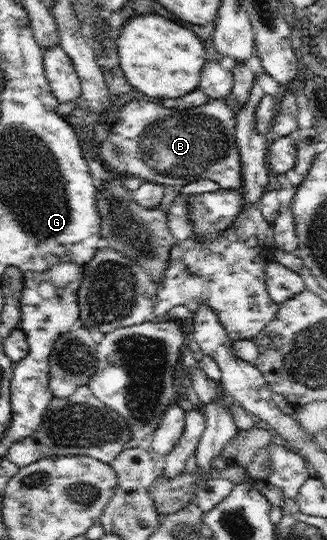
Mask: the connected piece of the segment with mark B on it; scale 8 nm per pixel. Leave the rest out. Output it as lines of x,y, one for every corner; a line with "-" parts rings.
130,99
118,113
118,119
110,125
109,135
96,149
99,159
119,176
134,176
144,181
178,189
198,181
211,179
225,190
238,190
242,181
240,152
235,138
237,114
226,99
212,99
194,109
168,109
161,103
146,99

